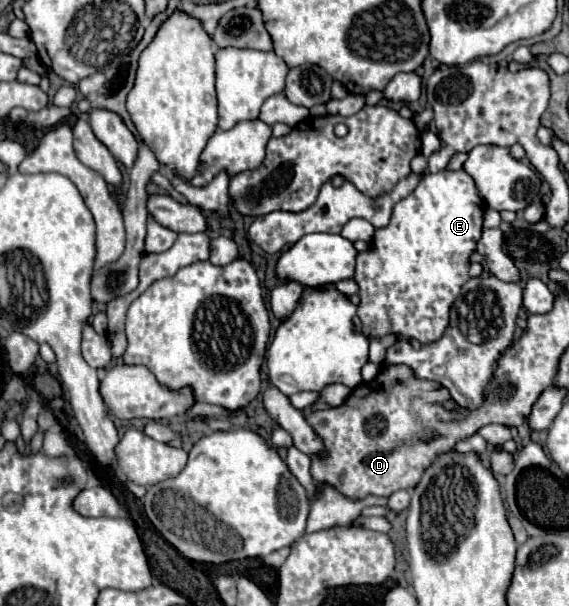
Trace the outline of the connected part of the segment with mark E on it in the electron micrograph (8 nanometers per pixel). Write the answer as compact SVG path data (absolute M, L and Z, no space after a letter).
M441 170L437 174L427 174L417 190L395 204L391 220L385 228L377 228L371 248L357 254L357 266L353 280L359 286L359 306L357 316L363 324L363 334L373 338L385 338L395 334L397 340L409 342L419 340L421 344L437 342L449 326L449 314L461 286L469 276L469 258L477 250L483 228L483 200L477 194L475 182L465 170L449 172Z

